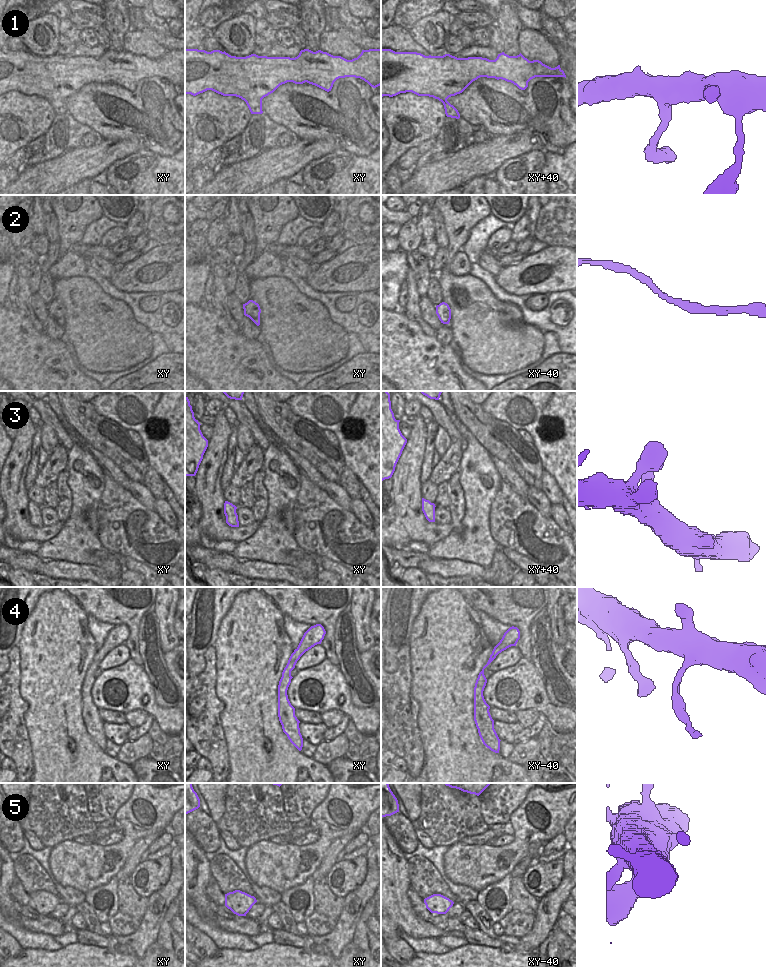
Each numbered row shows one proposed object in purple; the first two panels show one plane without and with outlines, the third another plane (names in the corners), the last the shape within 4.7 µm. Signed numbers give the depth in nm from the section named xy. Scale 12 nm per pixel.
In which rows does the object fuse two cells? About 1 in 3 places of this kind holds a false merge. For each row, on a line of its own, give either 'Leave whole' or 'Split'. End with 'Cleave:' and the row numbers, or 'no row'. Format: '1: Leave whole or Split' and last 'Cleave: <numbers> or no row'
1: Leave whole
2: Leave whole
3: Leave whole
4: Split
5: Leave whole
Cleave: 4

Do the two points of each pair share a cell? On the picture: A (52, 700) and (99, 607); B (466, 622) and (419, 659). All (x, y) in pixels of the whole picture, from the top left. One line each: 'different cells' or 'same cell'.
A: different cells
B: same cell

